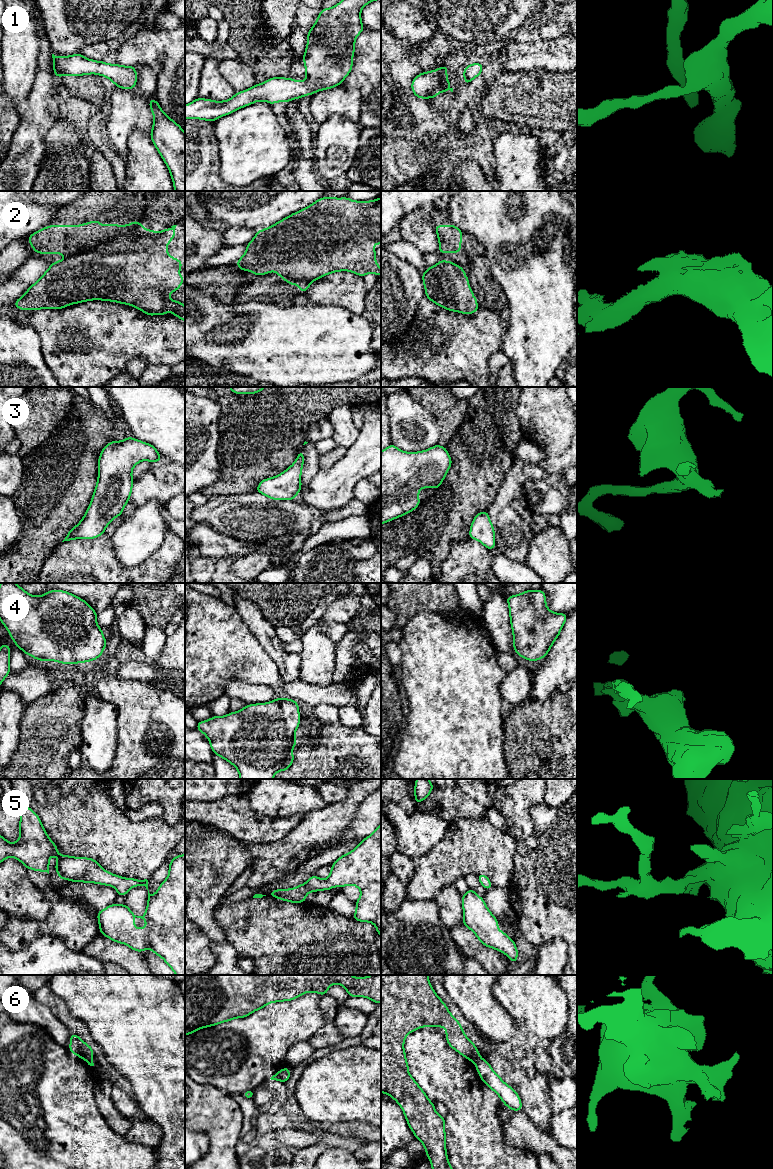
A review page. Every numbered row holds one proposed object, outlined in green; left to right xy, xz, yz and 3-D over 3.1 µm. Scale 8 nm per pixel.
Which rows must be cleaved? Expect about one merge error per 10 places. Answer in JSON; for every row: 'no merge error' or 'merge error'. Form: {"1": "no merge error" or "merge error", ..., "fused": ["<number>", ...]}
{"1": "no merge error", "2": "no merge error", "3": "no merge error", "4": "no merge error", "5": "no merge error", "6": "merge error", "fused": ["6"]}

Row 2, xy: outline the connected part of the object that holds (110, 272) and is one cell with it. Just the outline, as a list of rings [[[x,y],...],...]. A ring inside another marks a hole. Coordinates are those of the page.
[[[98,220],[89,223],[72,225],[49,225],[28,237],[35,253],[59,253],[65,255],[63,261],[54,261],[43,276],[28,288],[26,293],[13,304],[19,310],[62,309],[68,305],[91,300],[112,301],[131,305],[146,315],[165,315],[170,311],[174,316],[185,321],[185,306],[174,301],[168,295],[178,289],[184,278],[178,272],[182,268],[182,260],[175,259],[167,253],[167,245],[174,238],[177,225],[171,229],[151,231],[145,229],[139,221],[129,225],[102,225]]]

